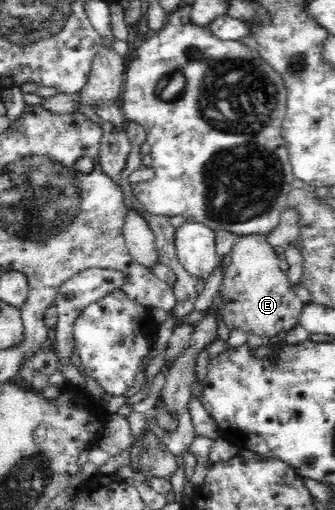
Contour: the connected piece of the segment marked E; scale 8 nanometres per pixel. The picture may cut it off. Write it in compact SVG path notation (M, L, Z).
M250 234L240 236L230 252L232 260L230 266L225 268L225 276L219 288L223 296L223 316L226 327L243 330L247 335L255 334L258 336L274 337L281 332L286 332L300 326L300 313L304 303L298 298L296 292L287 278L287 274L280 270L280 260L272 245L267 242L267 236L262 234Z

